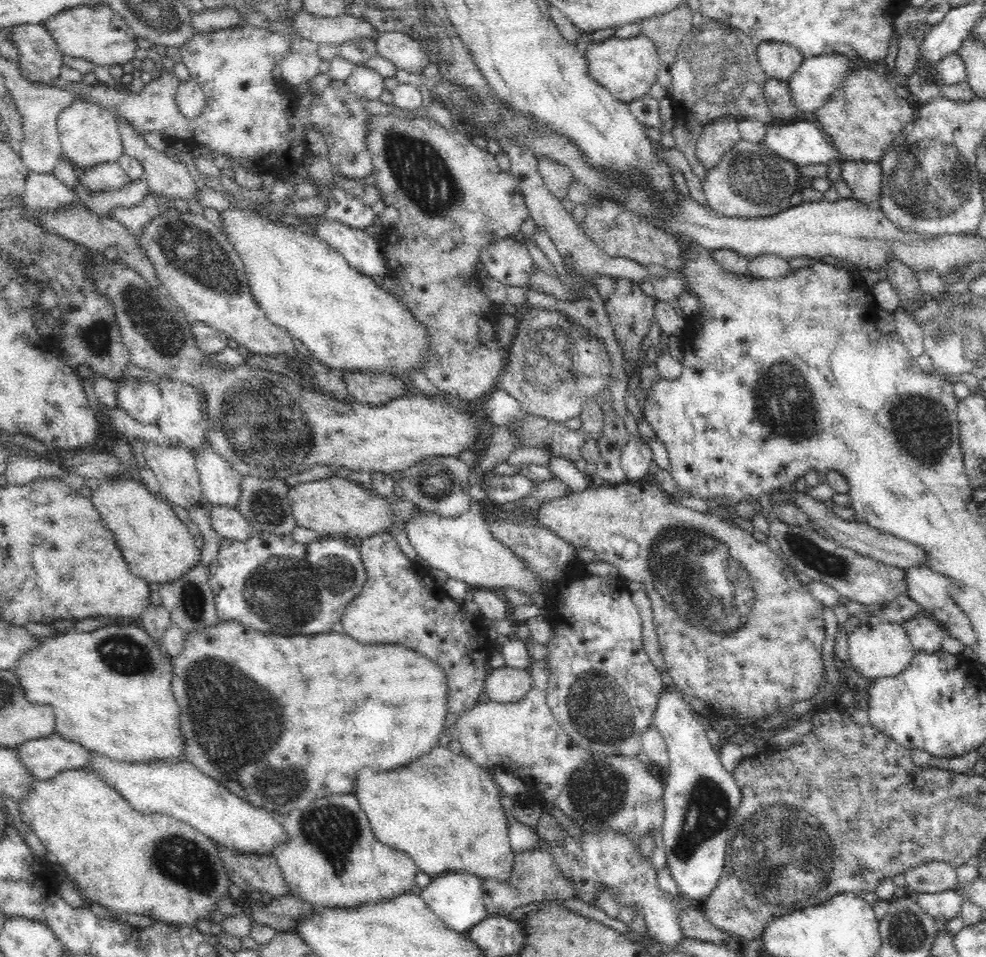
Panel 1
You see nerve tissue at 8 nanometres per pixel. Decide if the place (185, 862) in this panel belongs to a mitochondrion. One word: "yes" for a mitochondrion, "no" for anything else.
yes

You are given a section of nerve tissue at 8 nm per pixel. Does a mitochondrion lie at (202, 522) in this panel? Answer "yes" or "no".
no

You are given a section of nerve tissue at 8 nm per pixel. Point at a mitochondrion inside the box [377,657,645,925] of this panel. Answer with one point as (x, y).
(597, 708)

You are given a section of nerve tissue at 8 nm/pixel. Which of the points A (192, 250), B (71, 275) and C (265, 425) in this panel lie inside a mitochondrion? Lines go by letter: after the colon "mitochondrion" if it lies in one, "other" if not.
A: mitochondrion
B: other
C: mitochondrion

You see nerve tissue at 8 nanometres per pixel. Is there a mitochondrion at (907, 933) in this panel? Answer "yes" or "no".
yes

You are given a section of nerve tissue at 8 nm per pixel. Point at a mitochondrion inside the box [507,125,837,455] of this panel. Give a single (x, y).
(784, 405)

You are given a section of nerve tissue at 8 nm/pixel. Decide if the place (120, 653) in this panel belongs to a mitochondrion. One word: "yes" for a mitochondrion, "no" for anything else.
yes

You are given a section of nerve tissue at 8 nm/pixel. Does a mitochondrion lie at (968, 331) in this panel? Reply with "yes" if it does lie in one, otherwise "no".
yes

